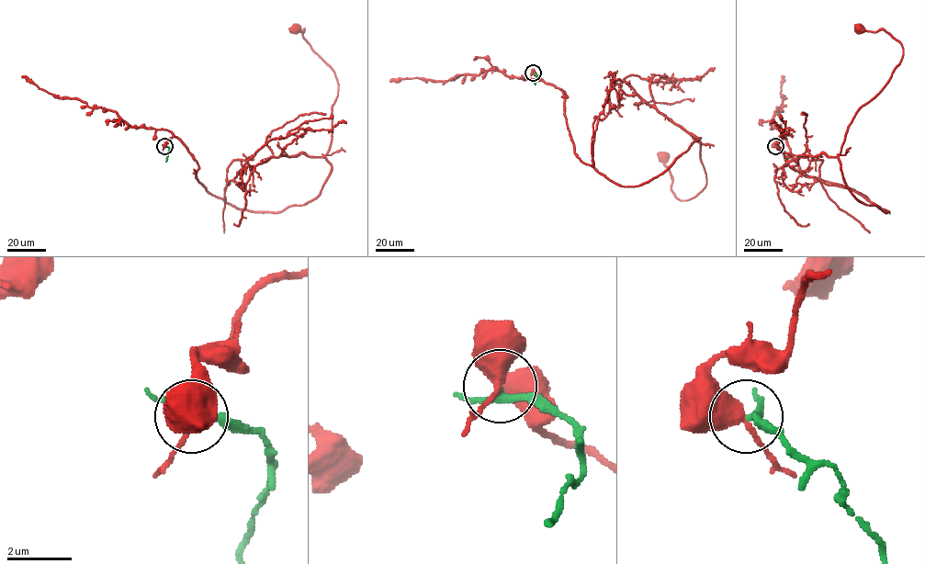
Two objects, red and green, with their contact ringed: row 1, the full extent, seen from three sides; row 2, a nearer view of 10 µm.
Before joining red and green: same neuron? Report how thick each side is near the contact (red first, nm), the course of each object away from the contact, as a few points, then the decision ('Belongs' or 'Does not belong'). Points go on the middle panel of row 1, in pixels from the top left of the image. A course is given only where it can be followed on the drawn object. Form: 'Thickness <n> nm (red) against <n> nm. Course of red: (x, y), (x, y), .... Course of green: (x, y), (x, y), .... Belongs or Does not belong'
Thickness 460 nm (red) against 190 nm. Course of red: (533, 73), (567, 95), (574, 152), (609, 179), (648, 183), (694, 136), (705, 186), (678, 199), (664, 157). Course of green: (533, 73), (537, 76), (534, 84). Does not belong

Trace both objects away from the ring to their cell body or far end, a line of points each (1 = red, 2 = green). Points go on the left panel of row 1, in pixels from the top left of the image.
1: (164, 146), (175, 136), (206, 189), (241, 208), (313, 200), (332, 168), (338, 84), (296, 29)
2: (164, 146), (169, 148), (165, 161)

